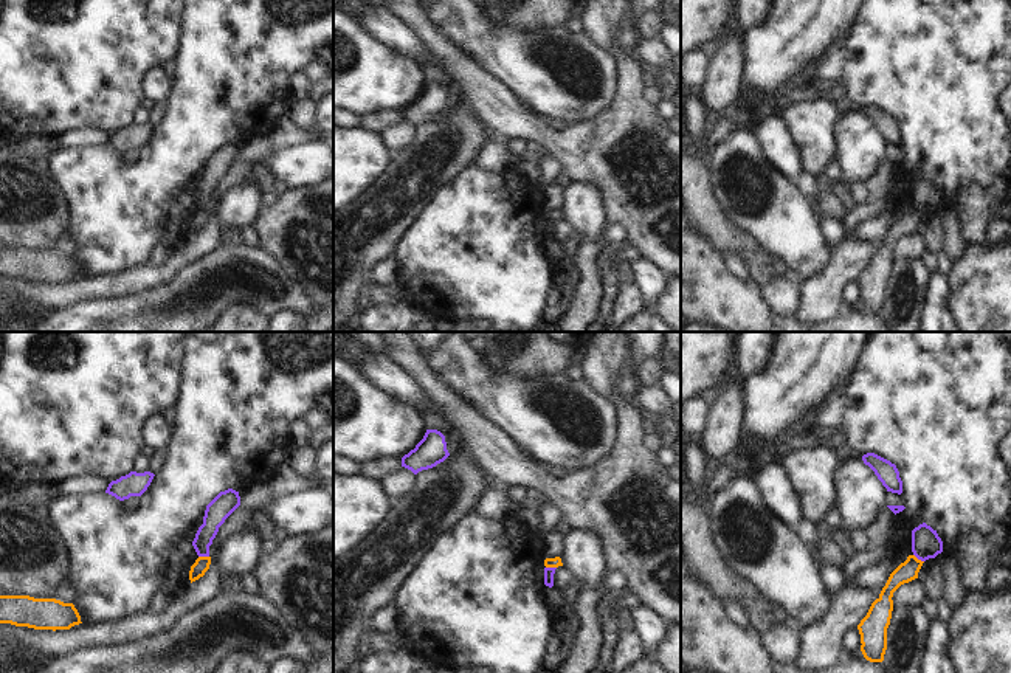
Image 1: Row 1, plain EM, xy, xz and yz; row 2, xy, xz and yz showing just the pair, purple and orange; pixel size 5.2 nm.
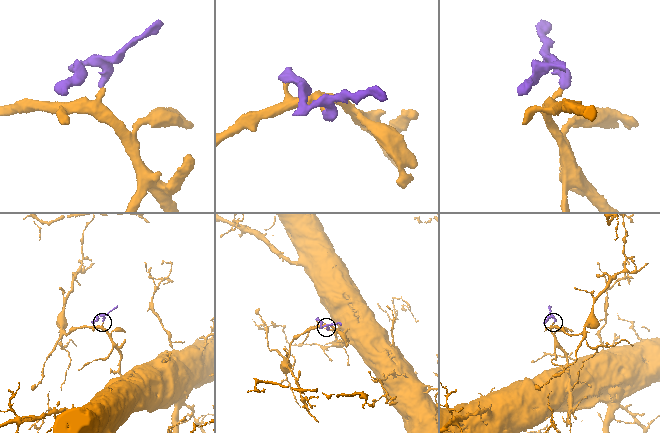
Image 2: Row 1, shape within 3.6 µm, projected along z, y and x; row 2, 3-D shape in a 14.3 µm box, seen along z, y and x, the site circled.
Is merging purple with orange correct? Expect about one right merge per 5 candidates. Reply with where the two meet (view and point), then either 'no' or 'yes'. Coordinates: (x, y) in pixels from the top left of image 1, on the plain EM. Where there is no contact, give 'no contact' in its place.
contact xy (203, 208); no

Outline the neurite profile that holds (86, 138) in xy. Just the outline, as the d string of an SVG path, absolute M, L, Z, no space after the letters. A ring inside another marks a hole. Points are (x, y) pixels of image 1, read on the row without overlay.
M87 127L65 133L59 136L59 141L62 149L91 149L105 146L109 136L110 135L102 130Z

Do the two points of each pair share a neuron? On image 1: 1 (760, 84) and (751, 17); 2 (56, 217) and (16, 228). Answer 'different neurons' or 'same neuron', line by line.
1: different neurons
2: same neuron

